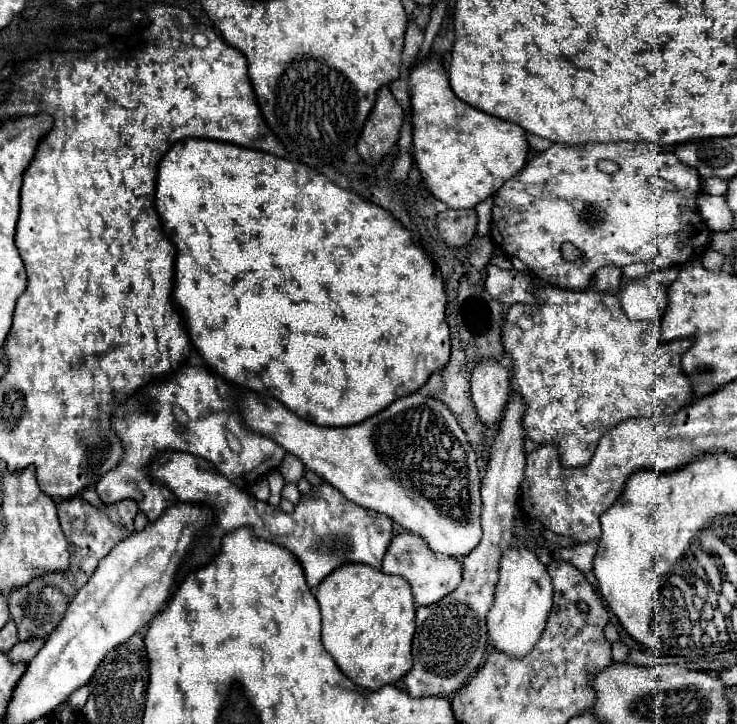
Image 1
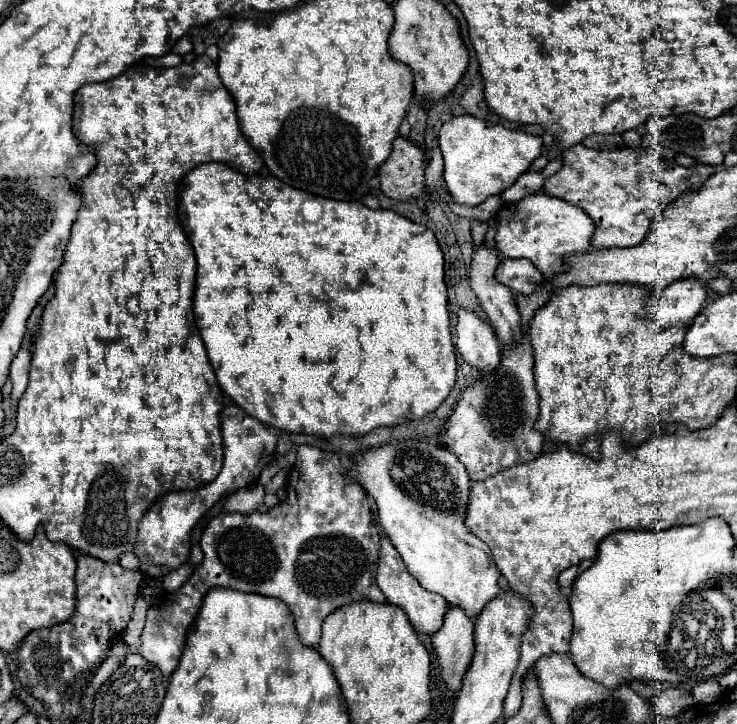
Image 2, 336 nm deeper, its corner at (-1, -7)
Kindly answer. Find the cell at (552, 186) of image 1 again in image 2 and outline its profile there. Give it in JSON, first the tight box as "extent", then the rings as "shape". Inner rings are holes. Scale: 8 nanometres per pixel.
{"extent":[496,193,592,277],"shape":[[[534,193],[518,203],[508,203],[498,211],[498,233],[496,247],[504,257],[524,257],[534,263],[534,267],[544,275],[552,277],[564,267],[564,253],[588,251],[592,249],[592,219],[584,215],[584,211],[576,209],[576,205],[568,205],[566,201],[554,199],[546,193]]]}

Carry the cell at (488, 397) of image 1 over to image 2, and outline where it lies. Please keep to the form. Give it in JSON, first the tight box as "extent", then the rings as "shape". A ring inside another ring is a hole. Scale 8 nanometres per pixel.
{"extent":[456,307,502,371],"shape":[[[460,307],[456,323],[456,349],[464,361],[480,371],[498,367],[502,351],[492,327],[474,311]]]}

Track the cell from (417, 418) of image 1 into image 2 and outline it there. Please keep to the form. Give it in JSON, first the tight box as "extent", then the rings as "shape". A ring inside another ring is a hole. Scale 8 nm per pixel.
{"extent":[350,439,500,617],"shape":[[[408,439],[356,455],[350,477],[374,497],[384,533],[426,591],[442,595],[450,607],[464,609],[468,617],[478,617],[484,605],[498,597],[500,573],[496,575],[490,549],[464,525],[470,479],[452,453],[440,445]]]}

